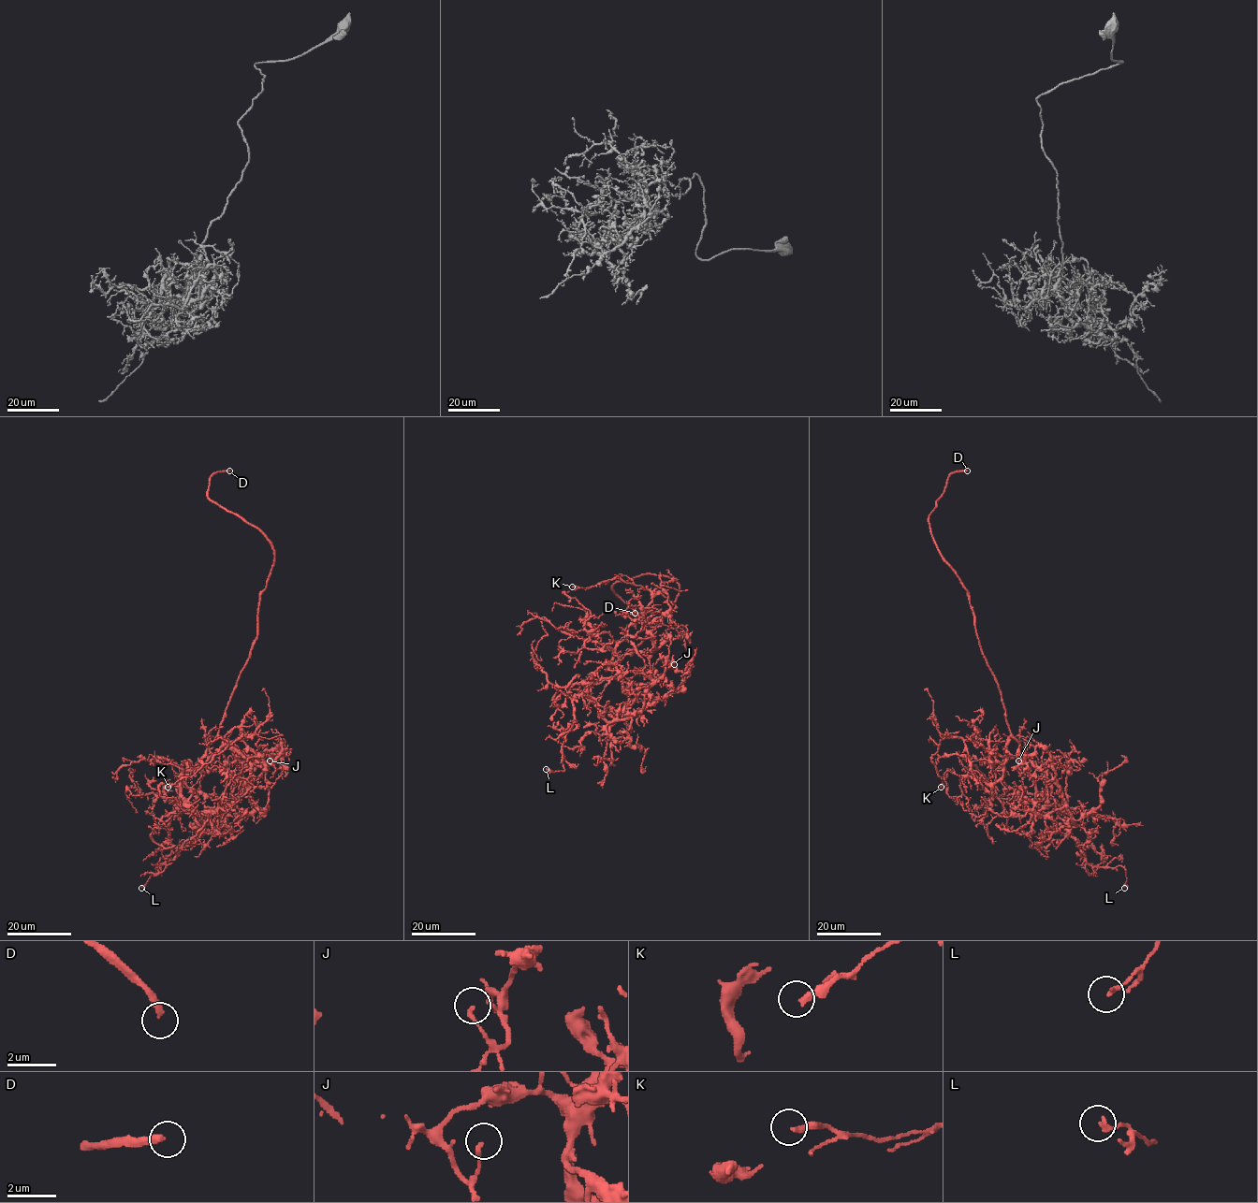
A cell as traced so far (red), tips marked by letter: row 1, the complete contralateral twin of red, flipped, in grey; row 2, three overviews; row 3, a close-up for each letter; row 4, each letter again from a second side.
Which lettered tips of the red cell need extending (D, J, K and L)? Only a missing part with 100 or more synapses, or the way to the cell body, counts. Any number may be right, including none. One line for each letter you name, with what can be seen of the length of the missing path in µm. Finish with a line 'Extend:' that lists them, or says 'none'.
D: about 50 µm are missing
Extend: D

